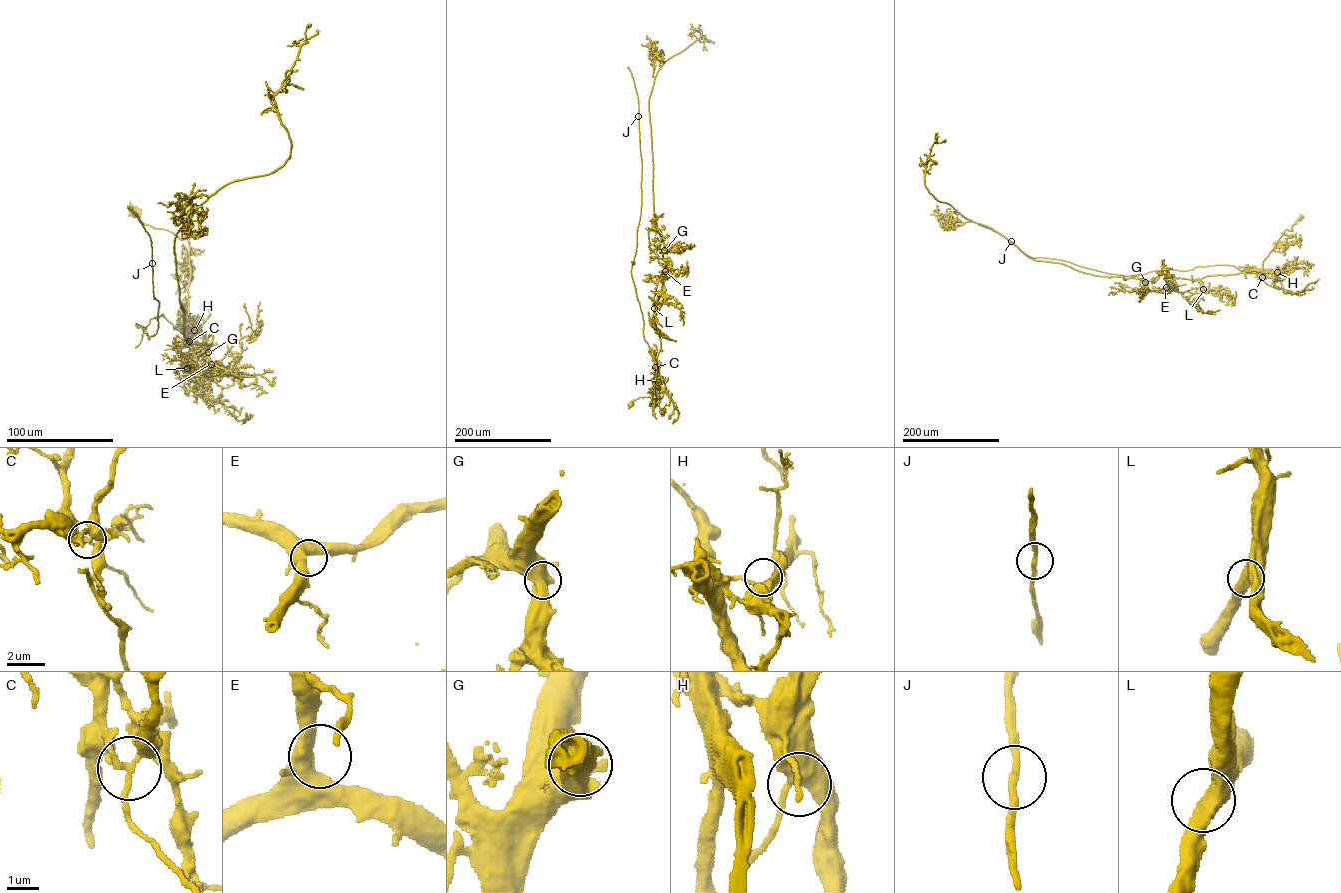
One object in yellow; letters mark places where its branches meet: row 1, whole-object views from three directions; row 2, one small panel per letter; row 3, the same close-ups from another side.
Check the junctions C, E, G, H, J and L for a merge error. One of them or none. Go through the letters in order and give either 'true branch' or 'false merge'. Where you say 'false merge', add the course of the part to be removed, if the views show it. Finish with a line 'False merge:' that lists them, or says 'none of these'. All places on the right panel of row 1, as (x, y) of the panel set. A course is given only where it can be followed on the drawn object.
C: false merge; course (1262, 277), (1261, 273), (1222, 265), (1126, 276), (1107, 273), (1058, 259), (1029, 256), (1001, 234), (962, 215)
E: true branch
G: true branch
H: true branch
J: true branch
L: true branch
False merge: C

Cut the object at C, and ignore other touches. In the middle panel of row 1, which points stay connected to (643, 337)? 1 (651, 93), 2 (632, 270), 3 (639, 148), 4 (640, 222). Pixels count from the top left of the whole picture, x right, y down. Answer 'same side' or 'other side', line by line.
1: other side
2: same side
3: same side
4: same side

